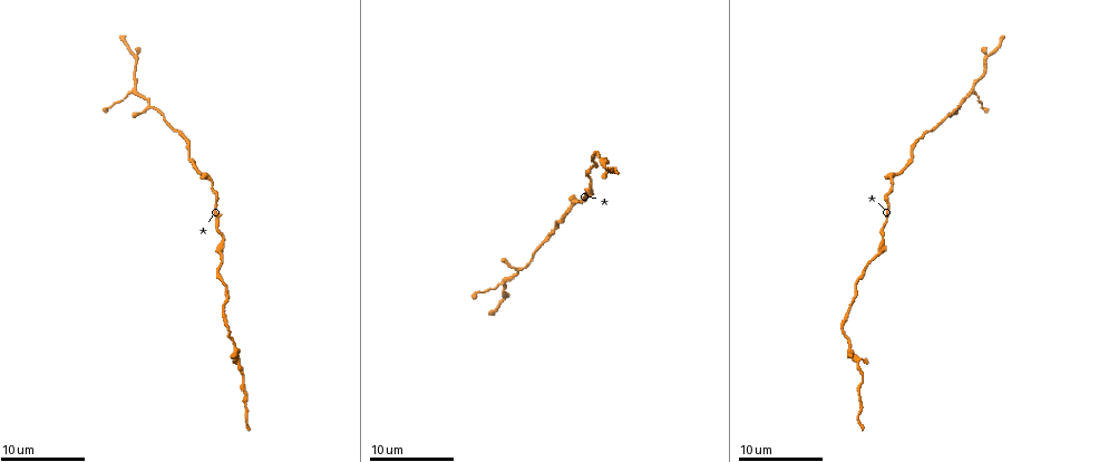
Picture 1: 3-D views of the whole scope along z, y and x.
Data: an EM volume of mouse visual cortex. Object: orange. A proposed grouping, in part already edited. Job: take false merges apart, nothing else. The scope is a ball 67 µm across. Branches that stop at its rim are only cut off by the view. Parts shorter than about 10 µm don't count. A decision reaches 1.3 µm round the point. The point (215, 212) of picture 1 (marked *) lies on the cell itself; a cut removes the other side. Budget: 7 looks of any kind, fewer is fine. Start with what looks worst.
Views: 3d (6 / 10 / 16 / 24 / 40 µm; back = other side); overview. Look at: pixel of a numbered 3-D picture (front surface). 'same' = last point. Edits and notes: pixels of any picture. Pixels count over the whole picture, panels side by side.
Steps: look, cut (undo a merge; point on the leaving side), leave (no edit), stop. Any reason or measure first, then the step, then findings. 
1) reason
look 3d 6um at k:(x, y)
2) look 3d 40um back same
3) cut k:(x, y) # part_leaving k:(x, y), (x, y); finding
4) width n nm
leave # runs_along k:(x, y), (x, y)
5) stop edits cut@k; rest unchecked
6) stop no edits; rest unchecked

calibre changes
look 3d 10um at 1:(515, 273)

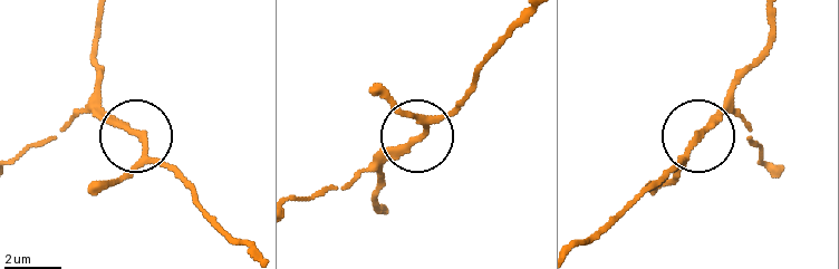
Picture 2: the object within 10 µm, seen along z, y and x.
leave # runs_along 2:(249, 251), (141, 143), (78, 109); one cell here

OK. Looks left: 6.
a narrow waist
look 3d 16um at 1:(187, 152)

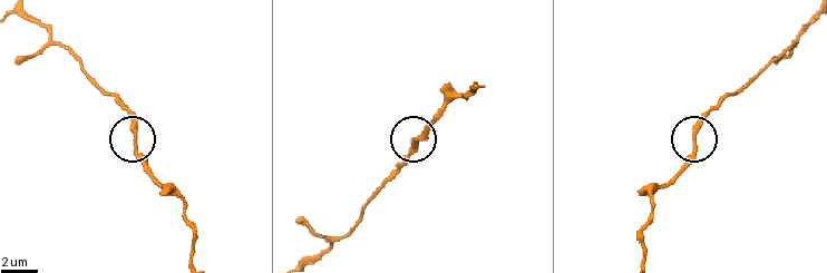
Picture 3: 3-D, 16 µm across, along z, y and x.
leave # runs_along 3:(641, 261), (655, 194), (714, 106); one cell here

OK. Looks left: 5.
calibre changes
look 3d 10um at 1:(221, 255)

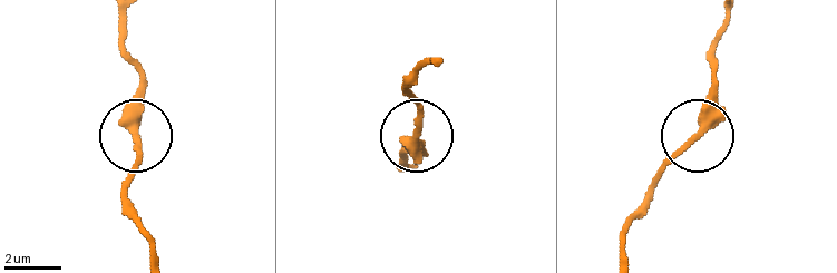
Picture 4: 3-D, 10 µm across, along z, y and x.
other side
look 3d 10um back at 4:(690, 139)

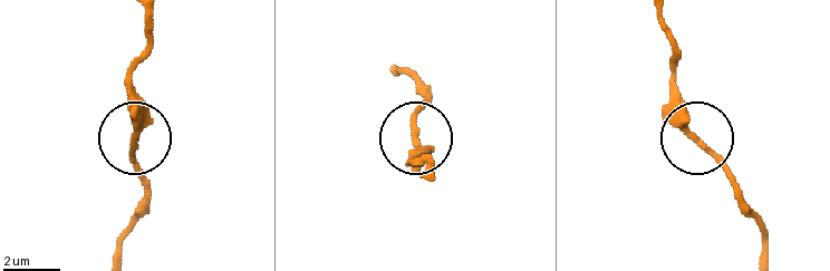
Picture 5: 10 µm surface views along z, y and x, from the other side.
leave # runs_along 5:(154, 17), (133, 74), (133, 153), (145, 187); continuous, no second cell

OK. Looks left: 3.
narrows sharply
look 3d 16um at 1:(212, 188)

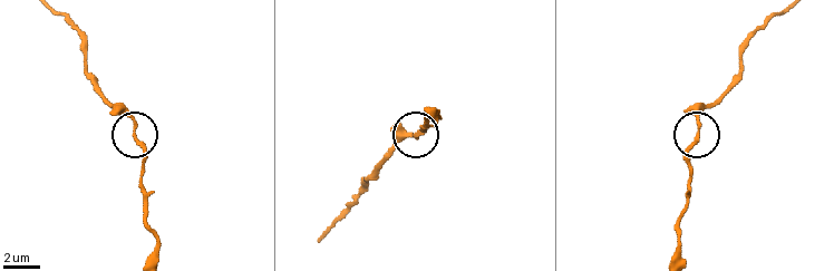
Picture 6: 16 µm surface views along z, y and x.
look 3d 16um back at 6:(415, 134)

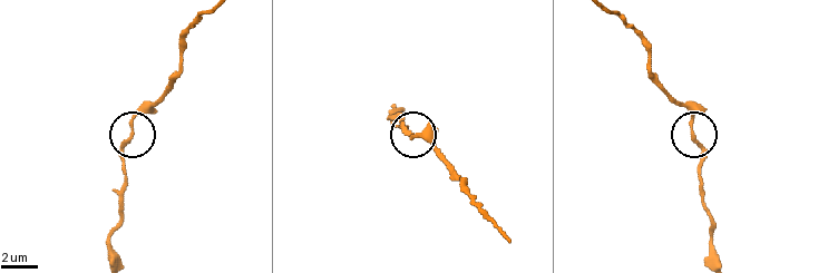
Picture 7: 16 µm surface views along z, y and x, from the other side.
width 170 nm
leave # runs_along 7:(703, 183), (699, 171), (703, 153), (689, 111), (678, 100); continuous, no second cell

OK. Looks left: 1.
stop no edits; rest unchecked

